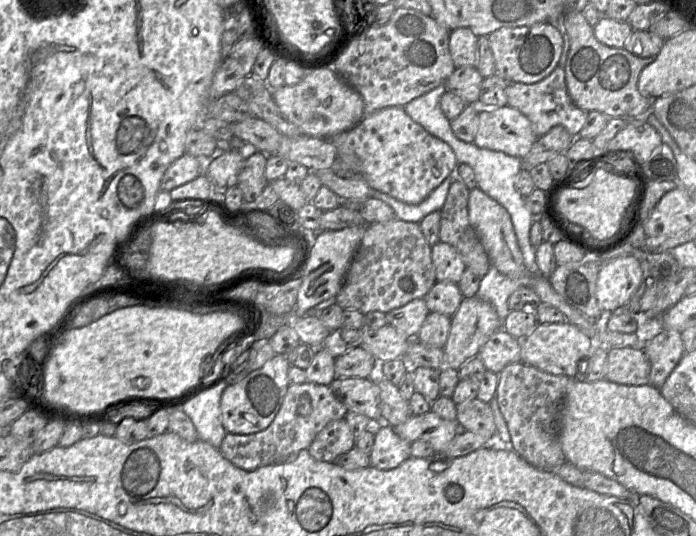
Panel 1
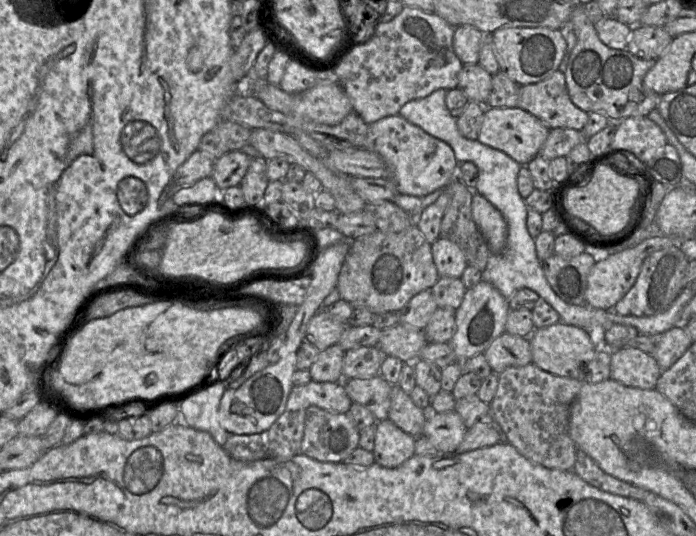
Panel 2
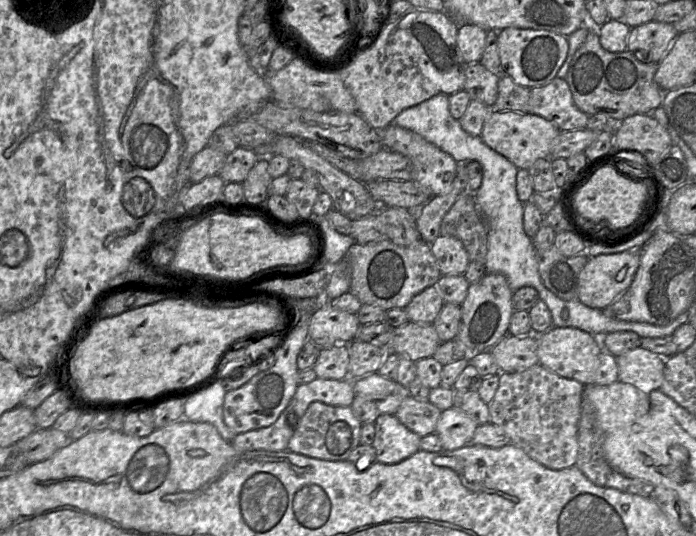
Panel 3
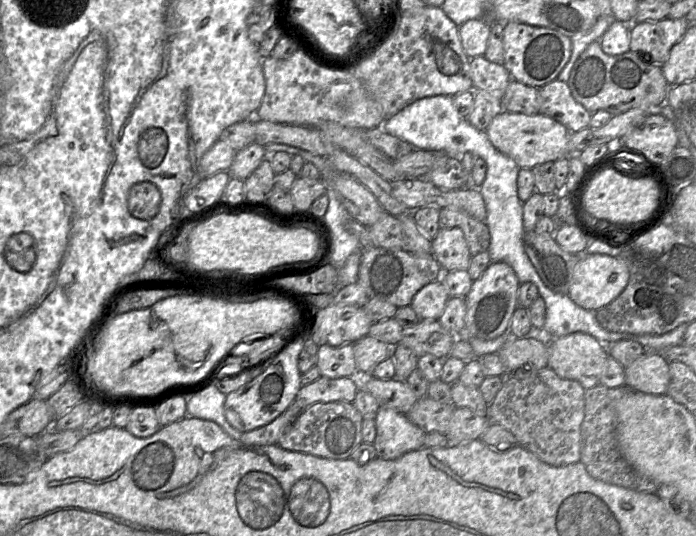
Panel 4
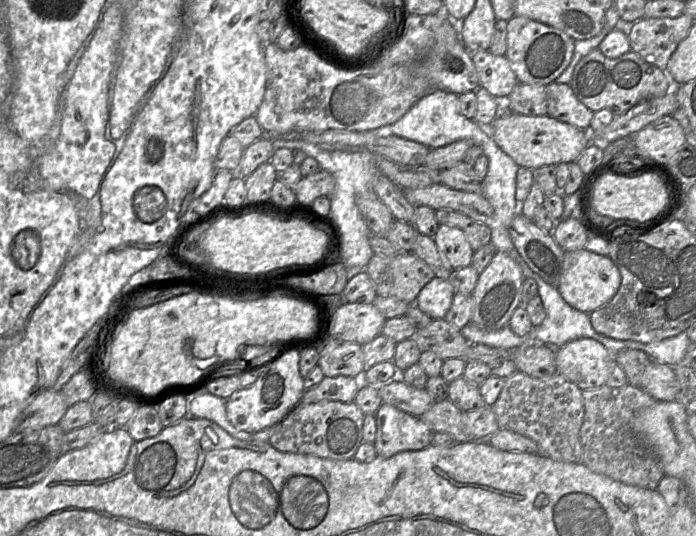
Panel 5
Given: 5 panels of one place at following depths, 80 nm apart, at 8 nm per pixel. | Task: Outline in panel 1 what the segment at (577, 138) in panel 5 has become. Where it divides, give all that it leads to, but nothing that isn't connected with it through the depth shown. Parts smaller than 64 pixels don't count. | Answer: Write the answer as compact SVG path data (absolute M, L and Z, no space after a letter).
M508 105L480 108L474 144L479 148L524 158L538 139L529 119Z

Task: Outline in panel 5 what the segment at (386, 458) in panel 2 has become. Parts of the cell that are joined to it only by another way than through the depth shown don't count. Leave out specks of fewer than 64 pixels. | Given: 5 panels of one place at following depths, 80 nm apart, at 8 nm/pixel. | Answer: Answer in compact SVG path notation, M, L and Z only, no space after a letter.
M383 403L375 413L377 455L391 457L407 450L422 450L432 443L432 430L419 418Z

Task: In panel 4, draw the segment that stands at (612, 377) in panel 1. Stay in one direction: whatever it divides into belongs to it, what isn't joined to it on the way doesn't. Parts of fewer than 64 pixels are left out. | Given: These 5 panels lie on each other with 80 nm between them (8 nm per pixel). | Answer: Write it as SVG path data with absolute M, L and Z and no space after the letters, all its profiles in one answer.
M646 351L624 369L625 385L642 393L664 395L670 383L669 362L658 352Z

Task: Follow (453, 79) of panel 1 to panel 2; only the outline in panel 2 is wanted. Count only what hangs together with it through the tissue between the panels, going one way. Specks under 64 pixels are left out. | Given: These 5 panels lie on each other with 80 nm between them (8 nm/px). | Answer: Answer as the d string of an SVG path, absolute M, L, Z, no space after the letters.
M479 64L463 65L458 74L458 88L470 101L486 105L491 92L492 75Z

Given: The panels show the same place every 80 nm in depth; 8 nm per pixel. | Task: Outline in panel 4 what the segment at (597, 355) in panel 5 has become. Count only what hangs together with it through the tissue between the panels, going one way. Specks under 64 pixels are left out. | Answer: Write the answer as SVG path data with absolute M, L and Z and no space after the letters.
M576 332L552 338L548 349L548 367L559 377L577 381L585 390L600 384L609 358L603 343Z

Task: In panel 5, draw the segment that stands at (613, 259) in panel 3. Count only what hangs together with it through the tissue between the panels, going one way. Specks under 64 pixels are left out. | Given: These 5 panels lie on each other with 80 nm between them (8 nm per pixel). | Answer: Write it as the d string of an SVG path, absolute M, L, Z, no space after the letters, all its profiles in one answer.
M585 248L565 251L562 274L557 287L562 298L573 308L590 314L609 302L621 284L621 273L609 256L599 255Z

